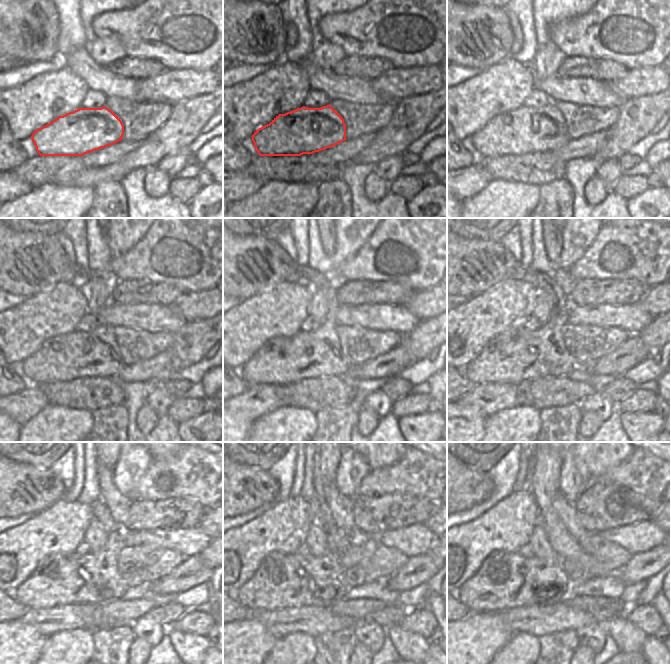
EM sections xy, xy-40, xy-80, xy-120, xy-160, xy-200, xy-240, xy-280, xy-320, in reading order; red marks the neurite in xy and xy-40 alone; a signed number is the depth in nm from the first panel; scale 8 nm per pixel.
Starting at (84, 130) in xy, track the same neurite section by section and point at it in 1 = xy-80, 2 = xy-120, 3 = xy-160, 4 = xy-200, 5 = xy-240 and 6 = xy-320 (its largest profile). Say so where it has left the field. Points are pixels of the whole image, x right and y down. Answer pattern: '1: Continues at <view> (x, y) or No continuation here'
1: Continues at xy-80 (526, 130)
2: Continues at xy-120 (63, 358)
3: Continues at xy-160 (282, 360)
4: Continues at xy-200 (512, 358)
5: Continues at xy-240 (58, 580)
6: Continues at xy-320 (505, 580).

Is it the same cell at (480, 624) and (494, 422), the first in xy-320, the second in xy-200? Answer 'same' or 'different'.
different

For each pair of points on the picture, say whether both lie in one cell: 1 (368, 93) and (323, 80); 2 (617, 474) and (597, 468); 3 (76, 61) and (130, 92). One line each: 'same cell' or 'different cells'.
1: same cell
2: different cells
3: same cell

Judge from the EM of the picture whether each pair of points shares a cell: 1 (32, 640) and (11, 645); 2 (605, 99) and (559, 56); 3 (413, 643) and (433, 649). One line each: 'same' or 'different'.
1: same
2: different
3: different

